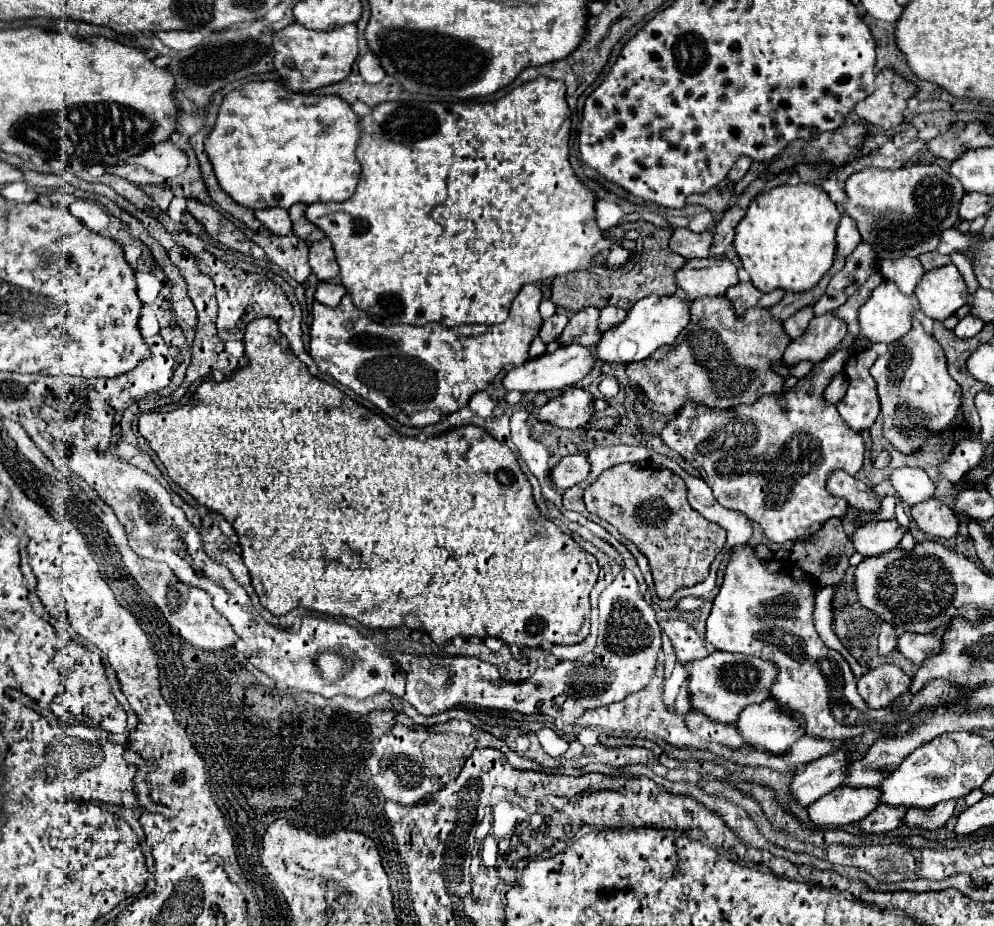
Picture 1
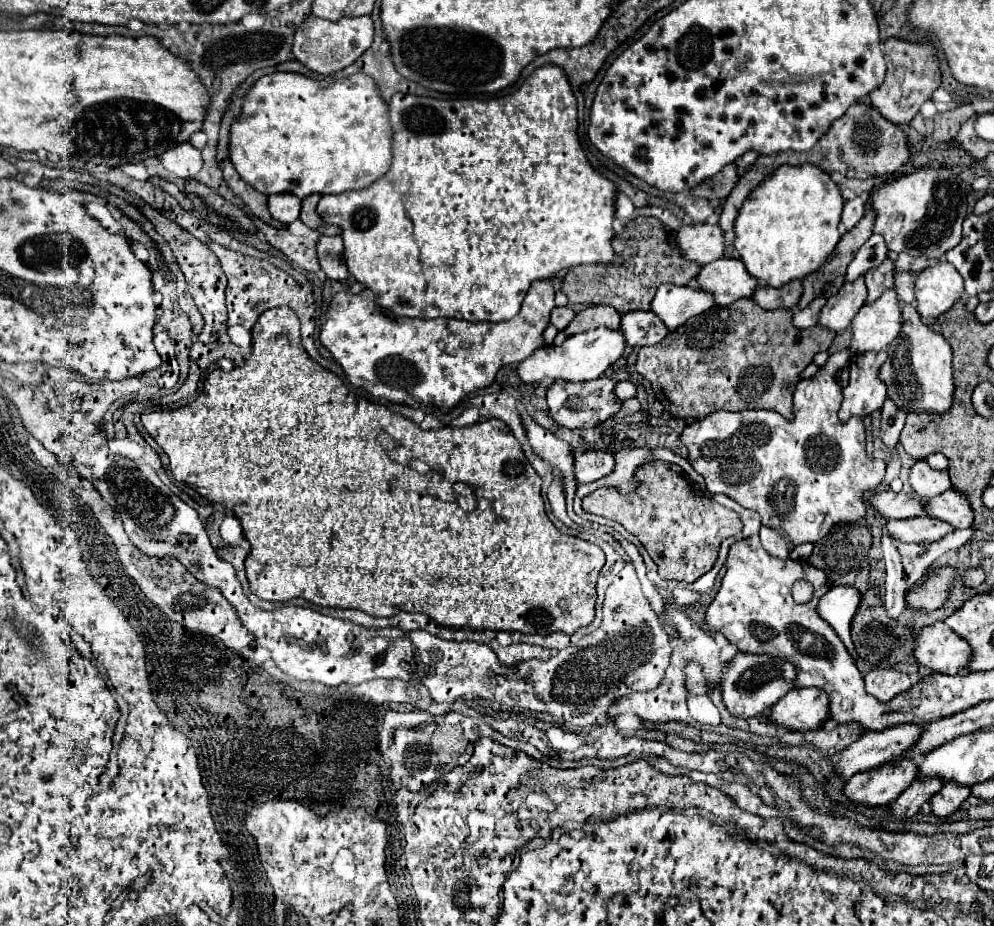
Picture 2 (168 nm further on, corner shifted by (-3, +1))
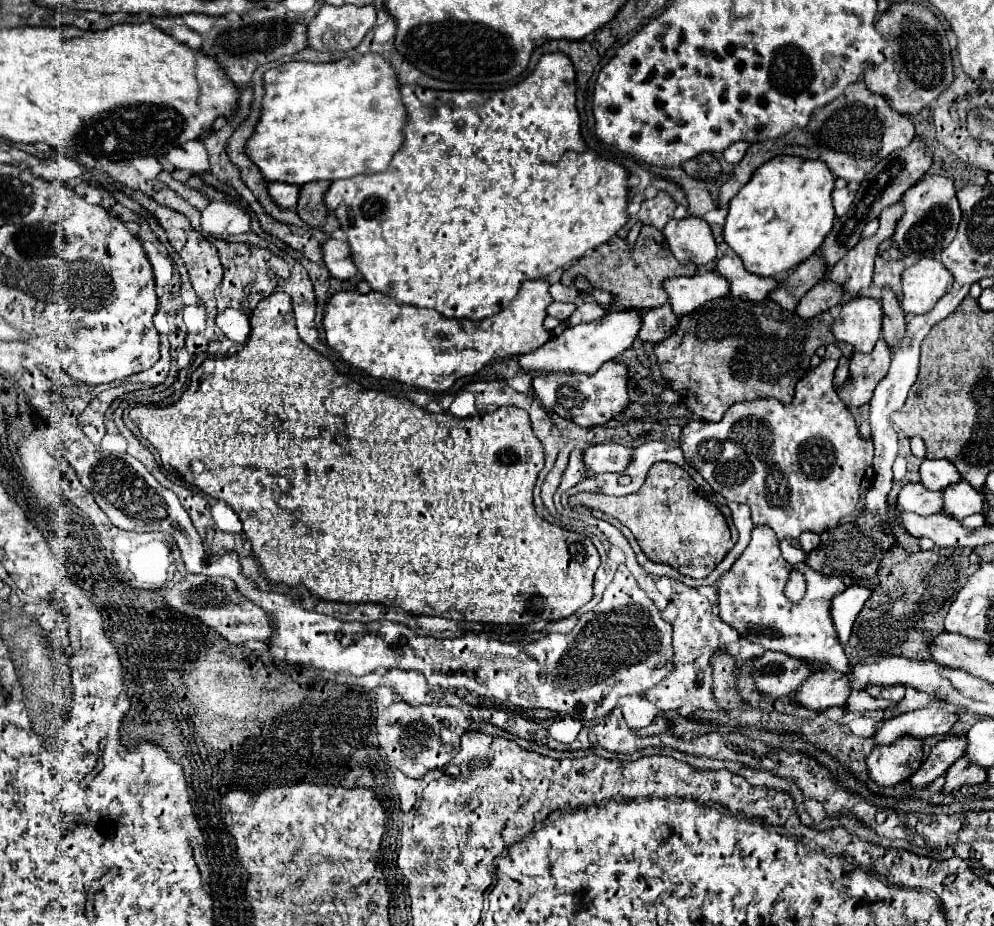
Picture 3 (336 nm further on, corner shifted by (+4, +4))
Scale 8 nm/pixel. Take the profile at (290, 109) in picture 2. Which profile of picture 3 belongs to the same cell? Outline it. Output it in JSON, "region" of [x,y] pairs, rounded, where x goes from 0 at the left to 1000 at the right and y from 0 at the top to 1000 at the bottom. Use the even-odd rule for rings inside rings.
{"region":[[[368,58],[368,60],[360,60],[360,69],[354,67],[352,63],[340,65],[340,67],[324,67],[324,69],[314,69],[314,67],[290,67],[284,69],[280,73],[274,73],[266,80],[266,106],[264,106],[264,121],[262,121],[262,130],[256,138],[256,145],[247,151],[245,164],[247,168],[260,179],[264,192],[268,197],[288,197],[288,199],[298,199],[304,201],[308,197],[316,197],[316,194],[342,194],[342,192],[354,192],[360,188],[378,188],[378,186],[386,186],[396,168],[396,164],[402,162],[404,156],[404,136],[406,136],[406,114],[402,110],[402,93],[398,89],[398,78],[396,73],[384,65],[384,60],[380,58]]]}

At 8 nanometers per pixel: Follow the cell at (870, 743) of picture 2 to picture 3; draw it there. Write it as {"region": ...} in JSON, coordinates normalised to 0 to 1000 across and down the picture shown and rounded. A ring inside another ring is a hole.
{"region":[[[924,765],[918,769],[903,771],[895,778],[891,778],[879,793],[879,806],[893,806],[905,799],[905,795],[918,795],[918,797],[932,797],[932,795],[952,795],[958,782],[964,778],[962,769],[954,769],[952,765]]]}

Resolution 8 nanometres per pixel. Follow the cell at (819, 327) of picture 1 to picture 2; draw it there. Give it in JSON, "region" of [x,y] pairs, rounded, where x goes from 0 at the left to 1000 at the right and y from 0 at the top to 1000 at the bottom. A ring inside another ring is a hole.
{"region":[[[868,299],[860,303],[852,303],[828,332],[824,349],[830,353],[836,353],[838,357],[846,360],[856,351],[856,344],[862,340],[862,336],[870,329],[872,310]]]}

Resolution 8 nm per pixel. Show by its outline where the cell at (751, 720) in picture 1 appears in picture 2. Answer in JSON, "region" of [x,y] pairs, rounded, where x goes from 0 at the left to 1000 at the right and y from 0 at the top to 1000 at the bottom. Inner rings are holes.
{"region":[[[800,742],[774,766],[774,774],[796,789],[816,789],[834,774],[834,753],[824,742]]]}

